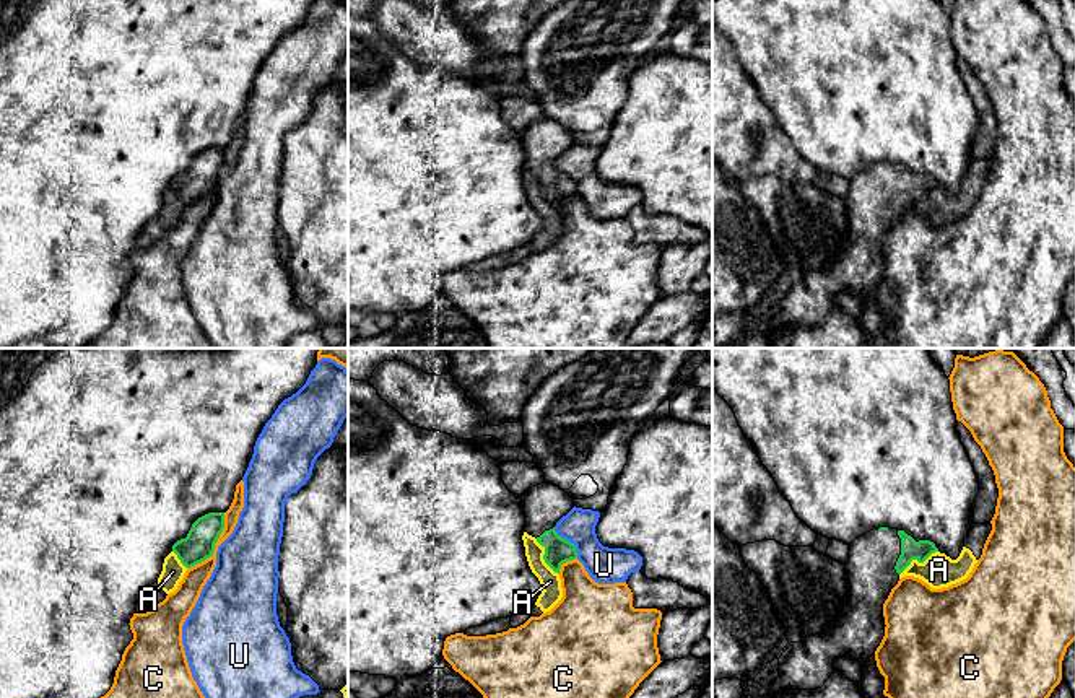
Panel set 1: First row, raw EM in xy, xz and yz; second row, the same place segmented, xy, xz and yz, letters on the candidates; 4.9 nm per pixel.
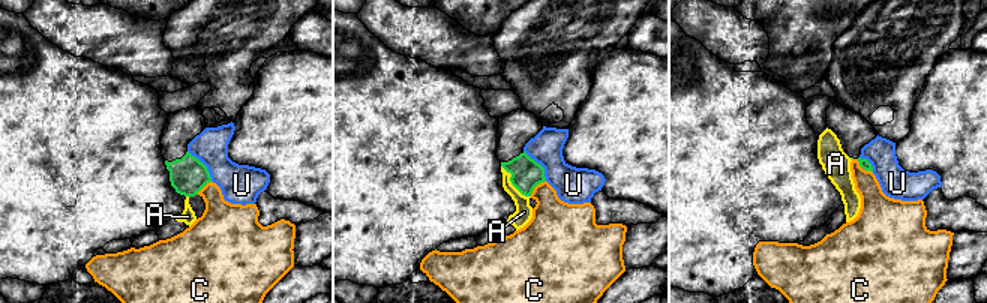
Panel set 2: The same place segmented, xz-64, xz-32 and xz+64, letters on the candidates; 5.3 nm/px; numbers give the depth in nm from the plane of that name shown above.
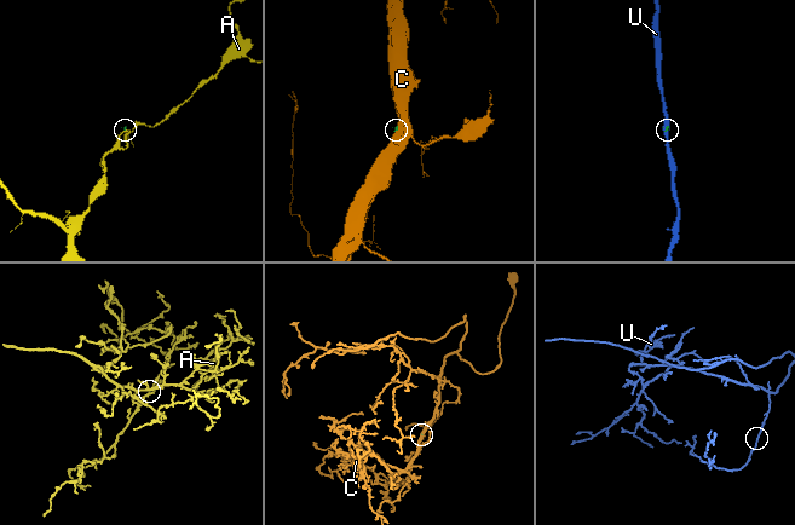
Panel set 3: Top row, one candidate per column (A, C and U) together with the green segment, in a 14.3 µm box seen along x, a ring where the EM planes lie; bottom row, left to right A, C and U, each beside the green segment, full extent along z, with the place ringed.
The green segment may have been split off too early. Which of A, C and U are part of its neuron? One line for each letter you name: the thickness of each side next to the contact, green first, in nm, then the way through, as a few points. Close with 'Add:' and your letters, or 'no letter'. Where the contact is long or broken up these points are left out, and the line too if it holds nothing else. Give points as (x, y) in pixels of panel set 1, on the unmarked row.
Add: no letter

